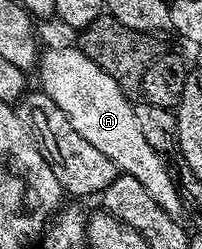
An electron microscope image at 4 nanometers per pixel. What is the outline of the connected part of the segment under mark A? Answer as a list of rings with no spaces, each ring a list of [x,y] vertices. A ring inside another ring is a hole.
[[[77,47],[71,49],[50,49],[41,54],[36,70],[36,76],[42,80],[41,92],[47,93],[64,111],[68,123],[96,147],[96,151],[104,151],[112,163],[121,172],[132,175],[132,179],[138,179],[141,186],[160,203],[164,211],[171,215],[182,213],[182,204],[178,198],[178,192],[174,186],[171,166],[163,154],[158,153],[152,147],[148,147],[148,139],[144,139],[144,131],[140,131],[140,123],[136,123],[134,105],[131,98],[88,55],[84,55]]]

